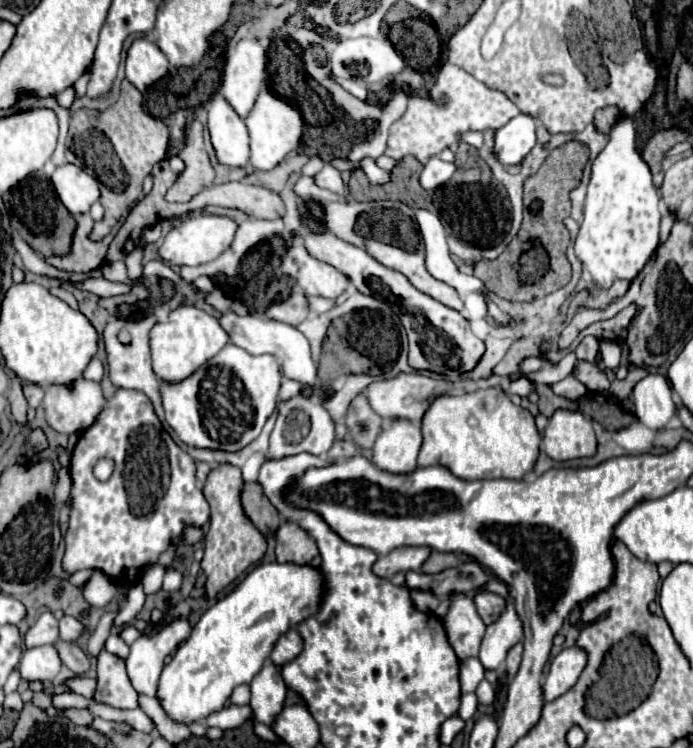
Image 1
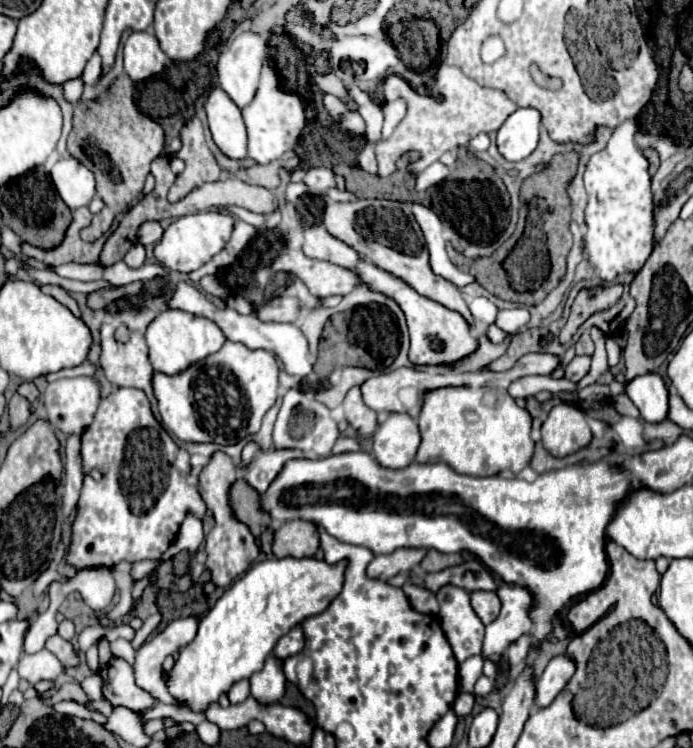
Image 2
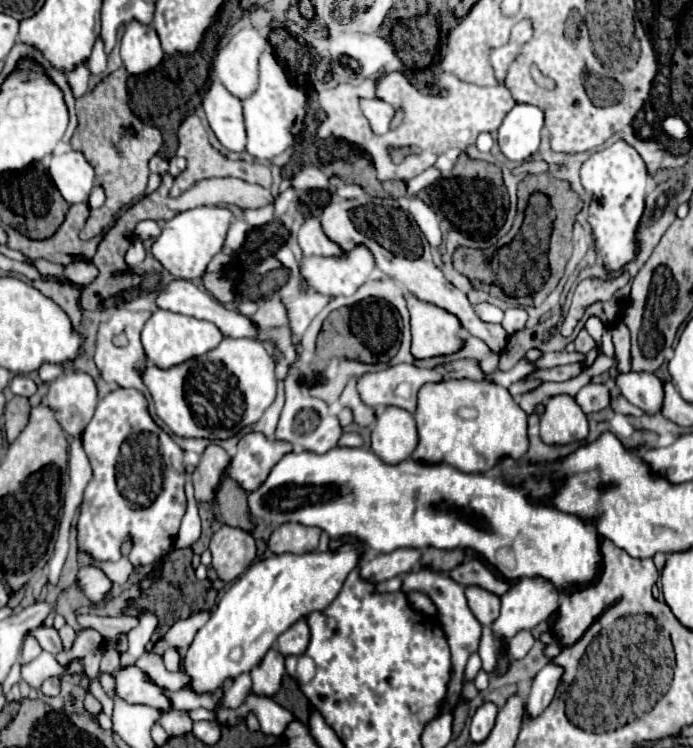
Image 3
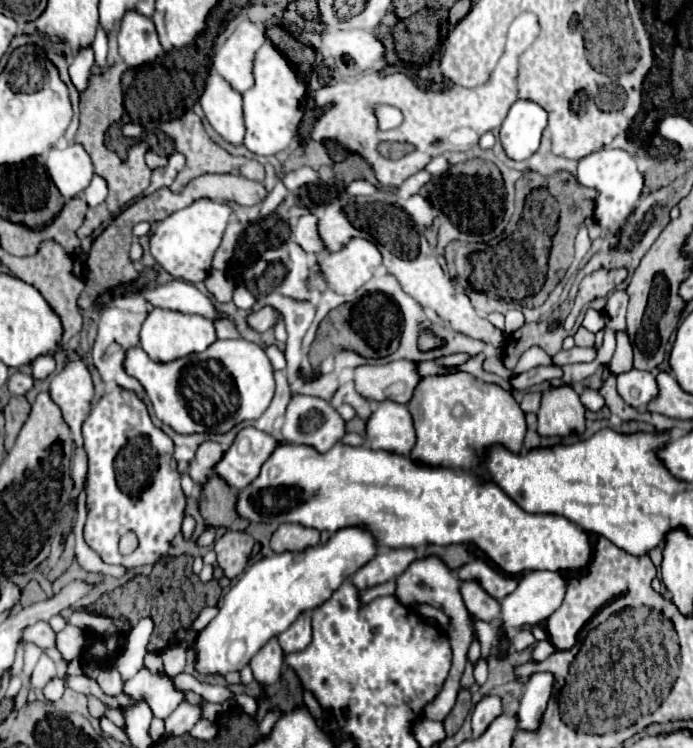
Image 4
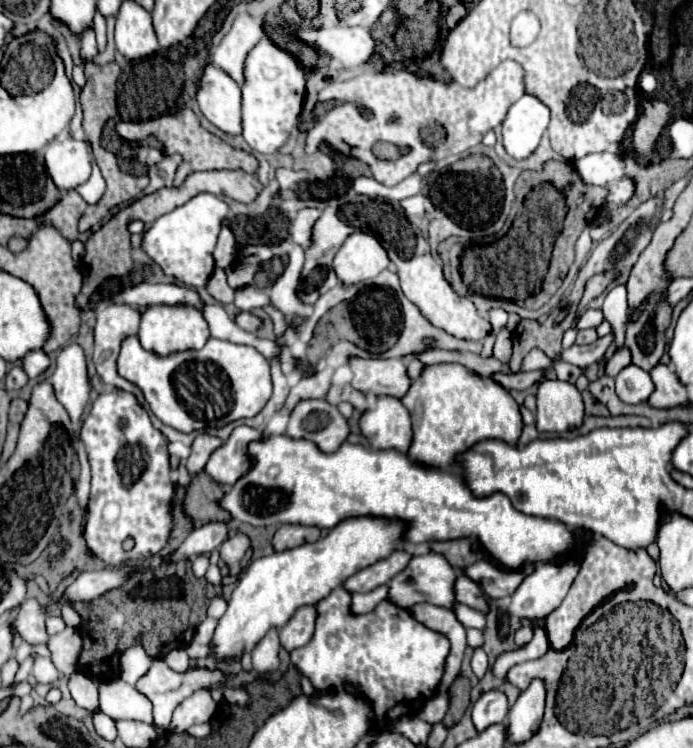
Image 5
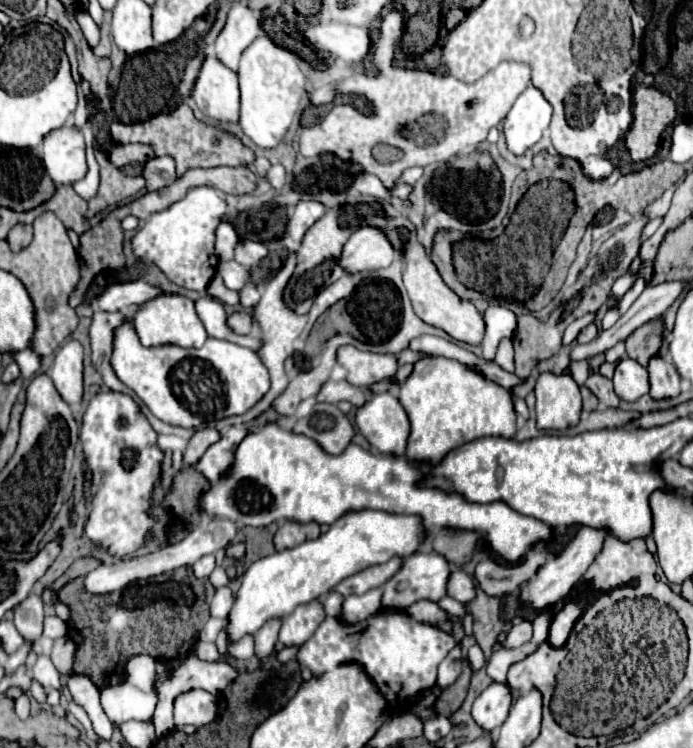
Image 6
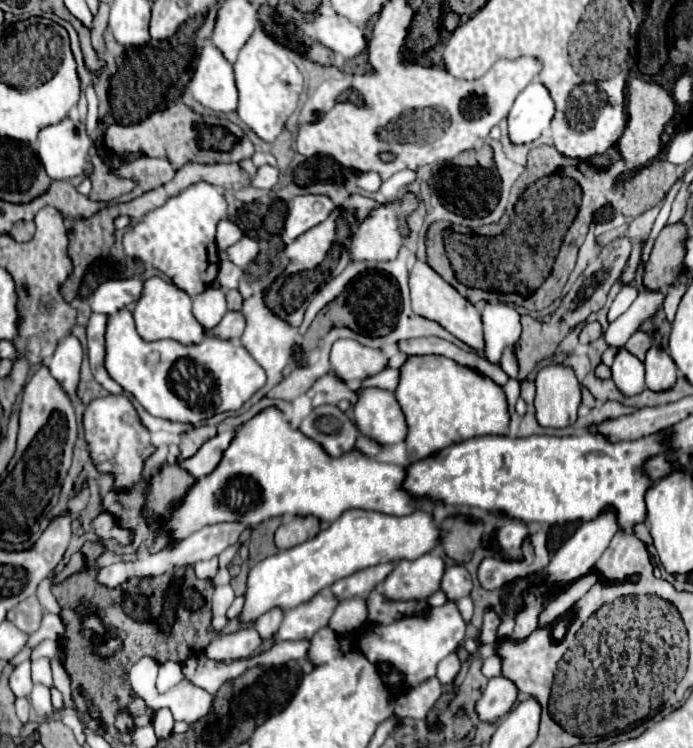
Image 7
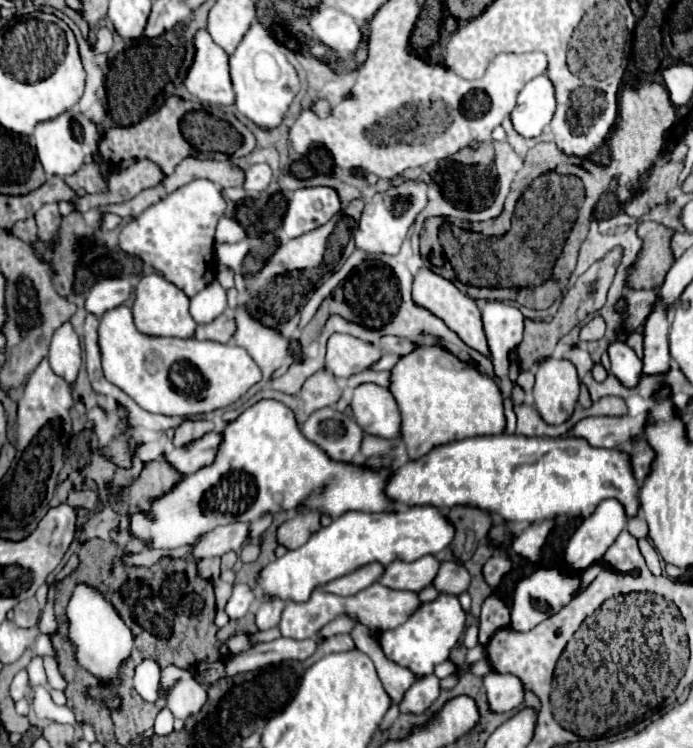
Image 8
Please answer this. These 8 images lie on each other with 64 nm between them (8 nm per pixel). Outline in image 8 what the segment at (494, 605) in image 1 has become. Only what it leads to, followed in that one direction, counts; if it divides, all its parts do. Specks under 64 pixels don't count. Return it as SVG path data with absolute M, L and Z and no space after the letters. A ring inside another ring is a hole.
M440 562L438 574L432 580L432 586L442 594L458 596L470 584L470 574L460 562Z

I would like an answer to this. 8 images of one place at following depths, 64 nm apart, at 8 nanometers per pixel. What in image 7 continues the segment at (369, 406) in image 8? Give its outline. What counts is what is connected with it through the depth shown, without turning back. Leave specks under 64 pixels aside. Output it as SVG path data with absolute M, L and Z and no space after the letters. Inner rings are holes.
M360 388L354 404L354 420L362 434L384 446L406 438L406 422L394 394L380 388Z

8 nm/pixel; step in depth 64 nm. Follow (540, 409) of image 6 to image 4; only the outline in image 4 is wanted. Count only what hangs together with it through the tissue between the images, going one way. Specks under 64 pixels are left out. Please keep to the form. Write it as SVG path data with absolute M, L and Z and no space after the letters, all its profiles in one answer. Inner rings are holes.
M558 386L558 388L544 388L540 410L538 410L538 434L540 436L568 436L572 432L584 432L584 404L580 402L578 392L572 386Z

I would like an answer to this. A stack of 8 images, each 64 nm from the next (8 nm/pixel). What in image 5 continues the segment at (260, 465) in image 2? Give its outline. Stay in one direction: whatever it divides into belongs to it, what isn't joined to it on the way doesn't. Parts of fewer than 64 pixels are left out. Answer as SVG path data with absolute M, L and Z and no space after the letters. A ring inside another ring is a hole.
M250 426L234 428L228 440L210 454L204 472L210 474L212 480L220 486L234 484L234 480L238 480L238 476L242 476L242 472L250 468L250 460L246 460L246 444L260 438L262 434Z

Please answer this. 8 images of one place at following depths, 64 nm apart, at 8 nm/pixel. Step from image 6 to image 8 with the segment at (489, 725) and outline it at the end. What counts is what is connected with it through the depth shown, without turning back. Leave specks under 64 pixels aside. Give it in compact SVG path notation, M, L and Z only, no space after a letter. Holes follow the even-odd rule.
M490 672L482 676L490 708L496 712L510 712L524 702L526 688L522 680L514 674L498 674Z

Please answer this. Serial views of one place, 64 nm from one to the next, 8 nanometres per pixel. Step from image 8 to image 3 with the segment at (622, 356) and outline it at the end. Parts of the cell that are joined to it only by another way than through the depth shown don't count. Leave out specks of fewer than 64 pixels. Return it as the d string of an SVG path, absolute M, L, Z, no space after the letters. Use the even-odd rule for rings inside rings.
M628 372L616 378L620 394L648 414L656 414L662 406L662 380L650 372Z

